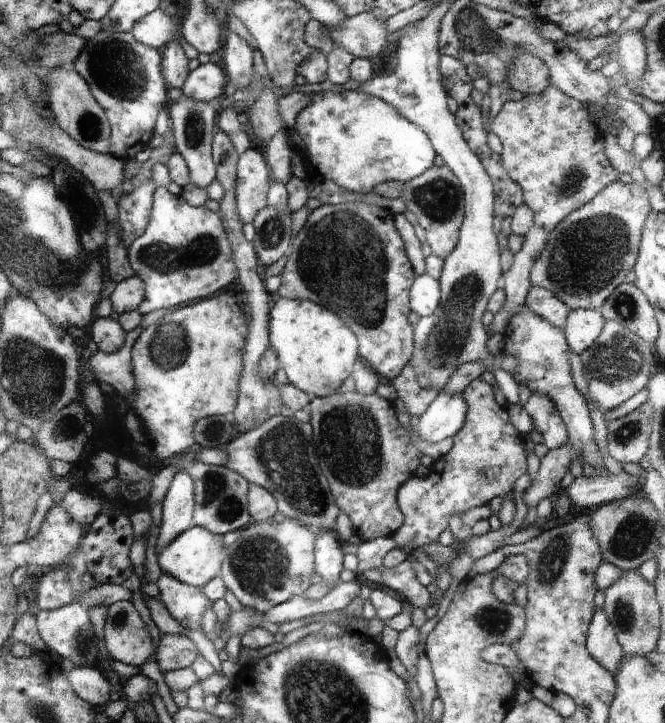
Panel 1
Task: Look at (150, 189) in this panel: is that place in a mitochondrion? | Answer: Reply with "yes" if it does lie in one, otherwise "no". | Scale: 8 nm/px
no

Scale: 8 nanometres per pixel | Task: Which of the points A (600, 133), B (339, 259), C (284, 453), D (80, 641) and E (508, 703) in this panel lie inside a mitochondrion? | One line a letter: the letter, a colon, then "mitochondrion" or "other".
A: other
B: mitochondrion
C: mitochondrion
D: mitochondrion
E: other

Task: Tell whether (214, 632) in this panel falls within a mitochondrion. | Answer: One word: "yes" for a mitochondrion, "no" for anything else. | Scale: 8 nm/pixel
no

